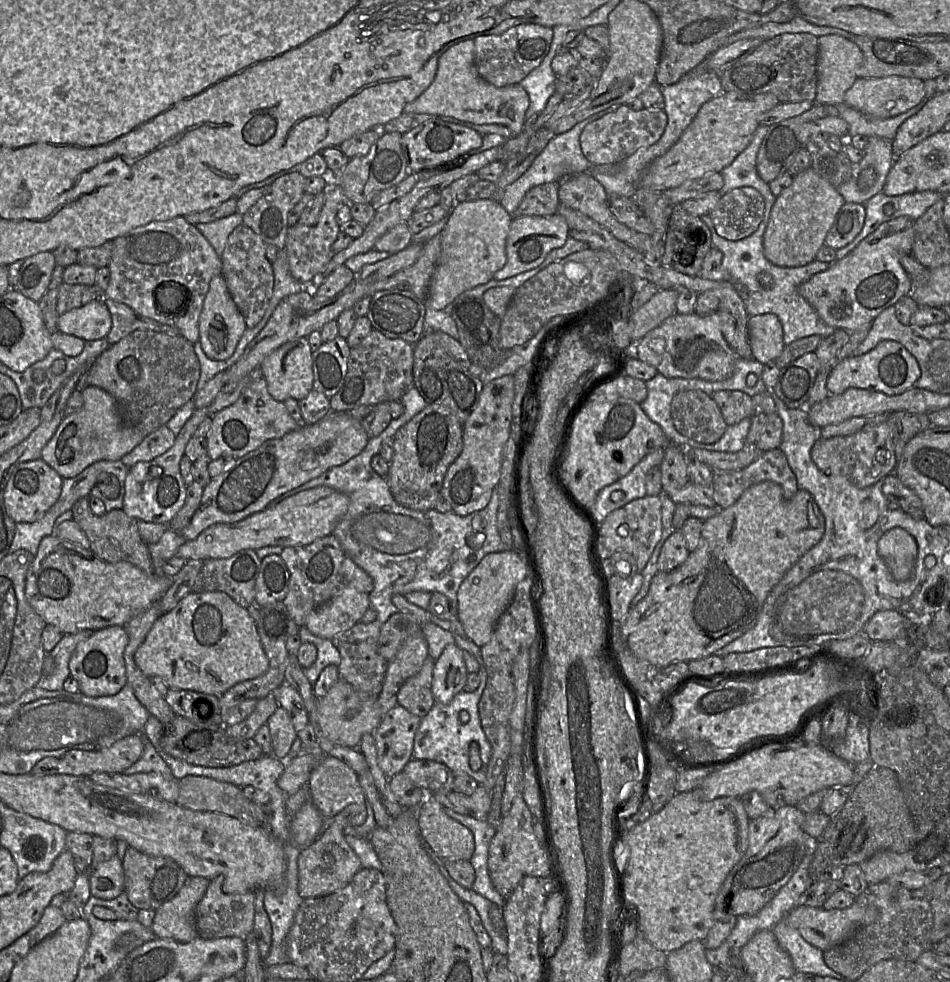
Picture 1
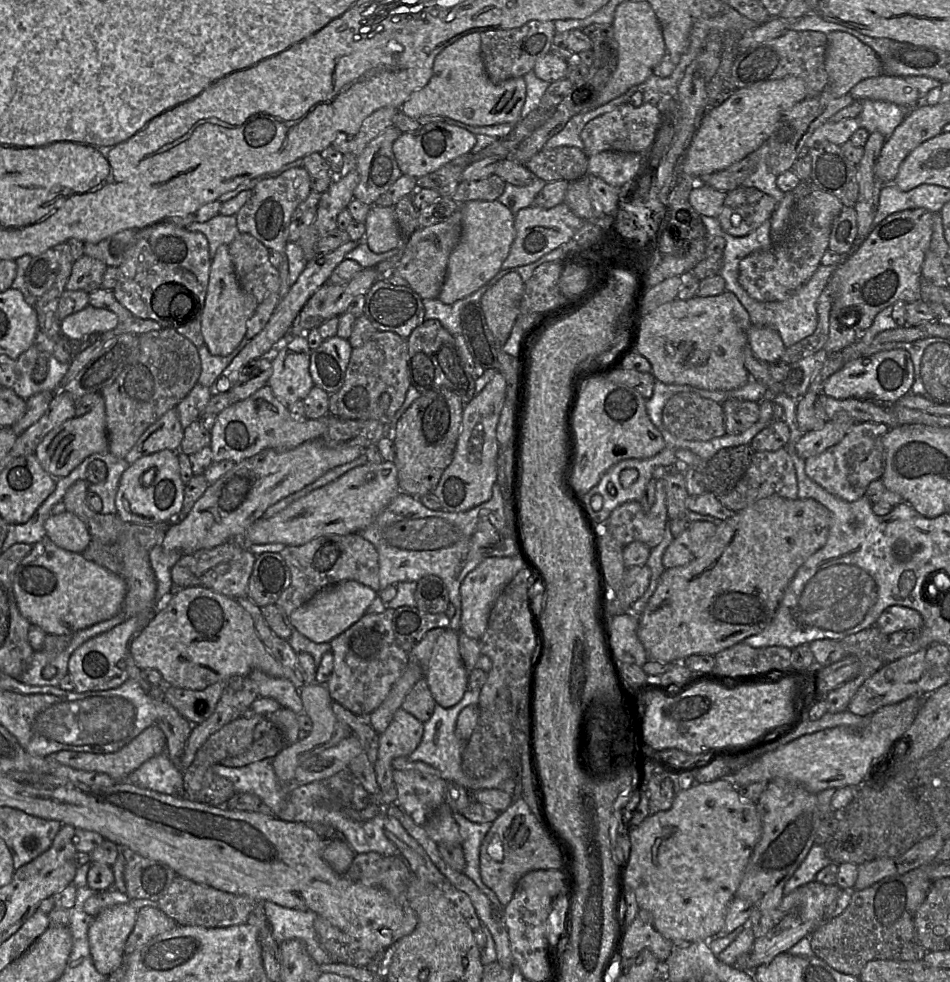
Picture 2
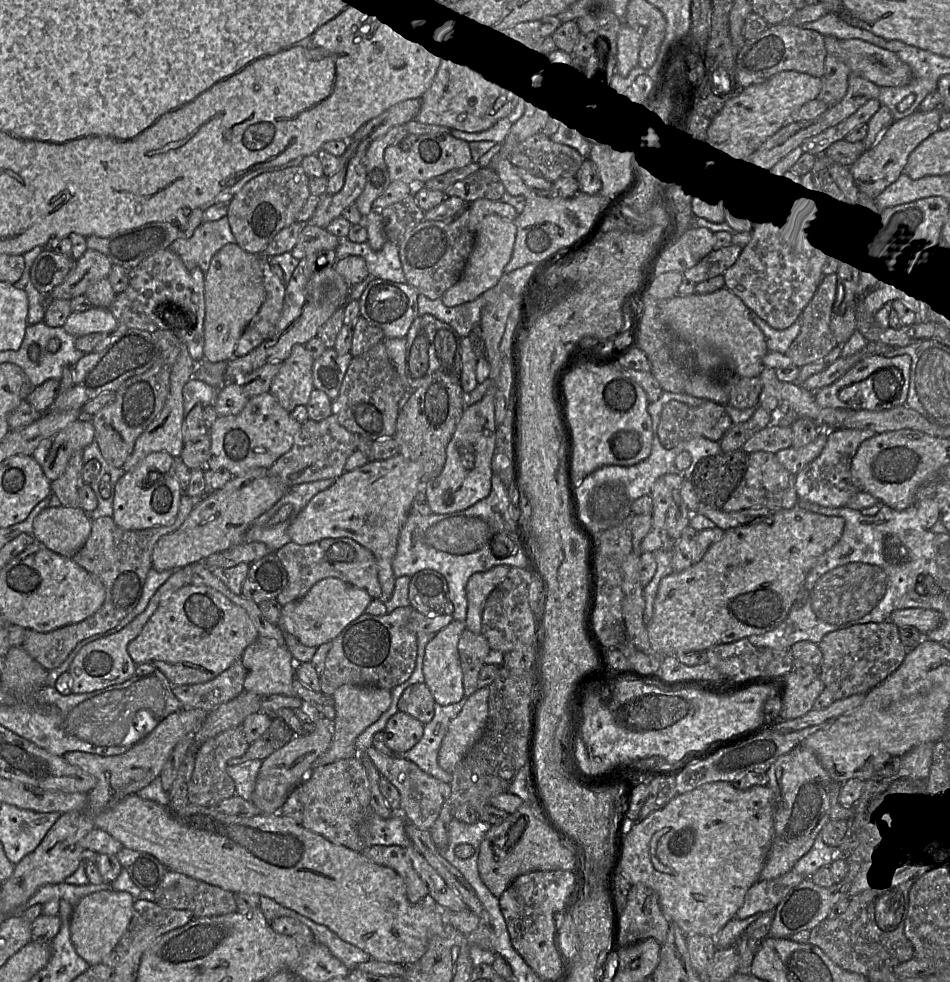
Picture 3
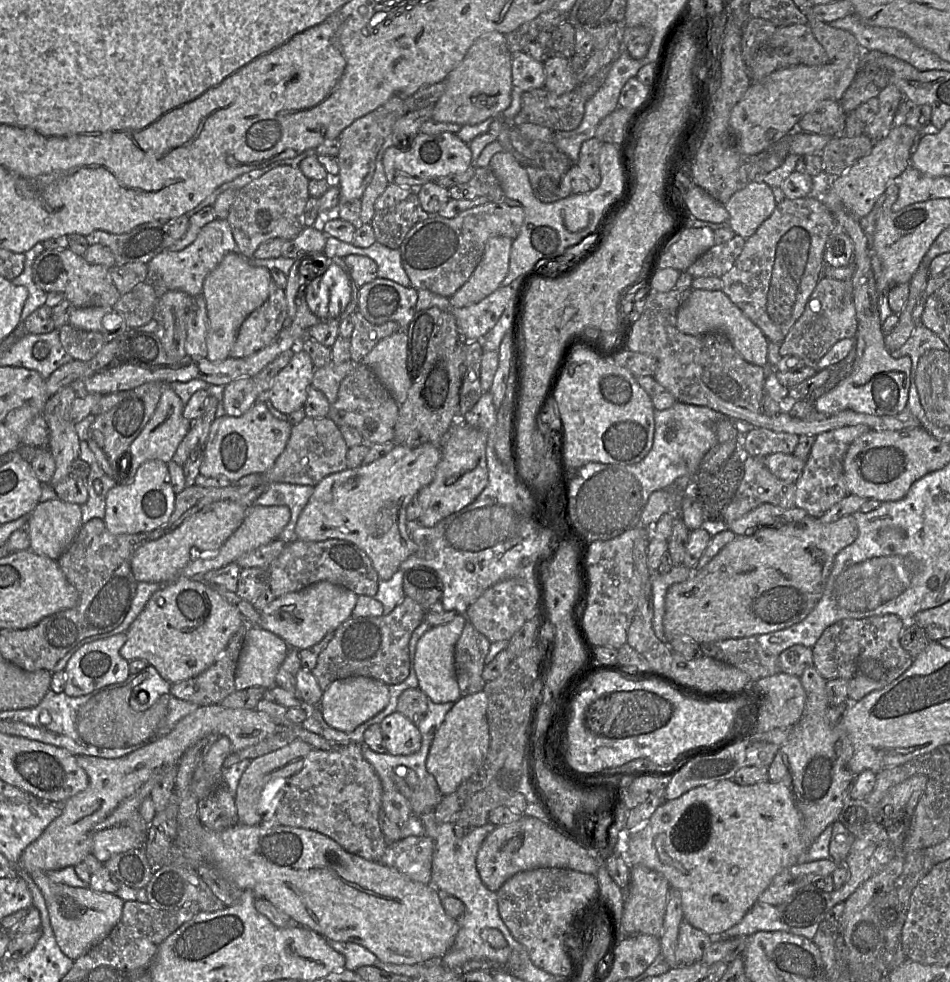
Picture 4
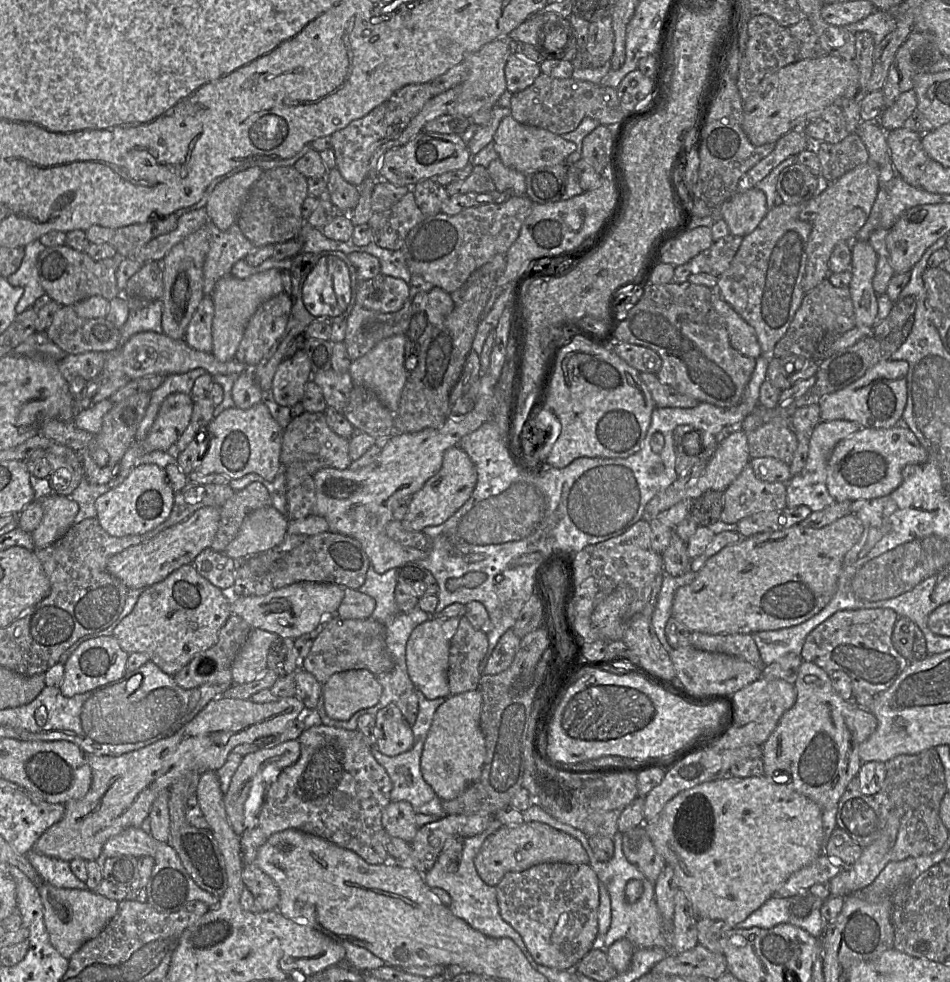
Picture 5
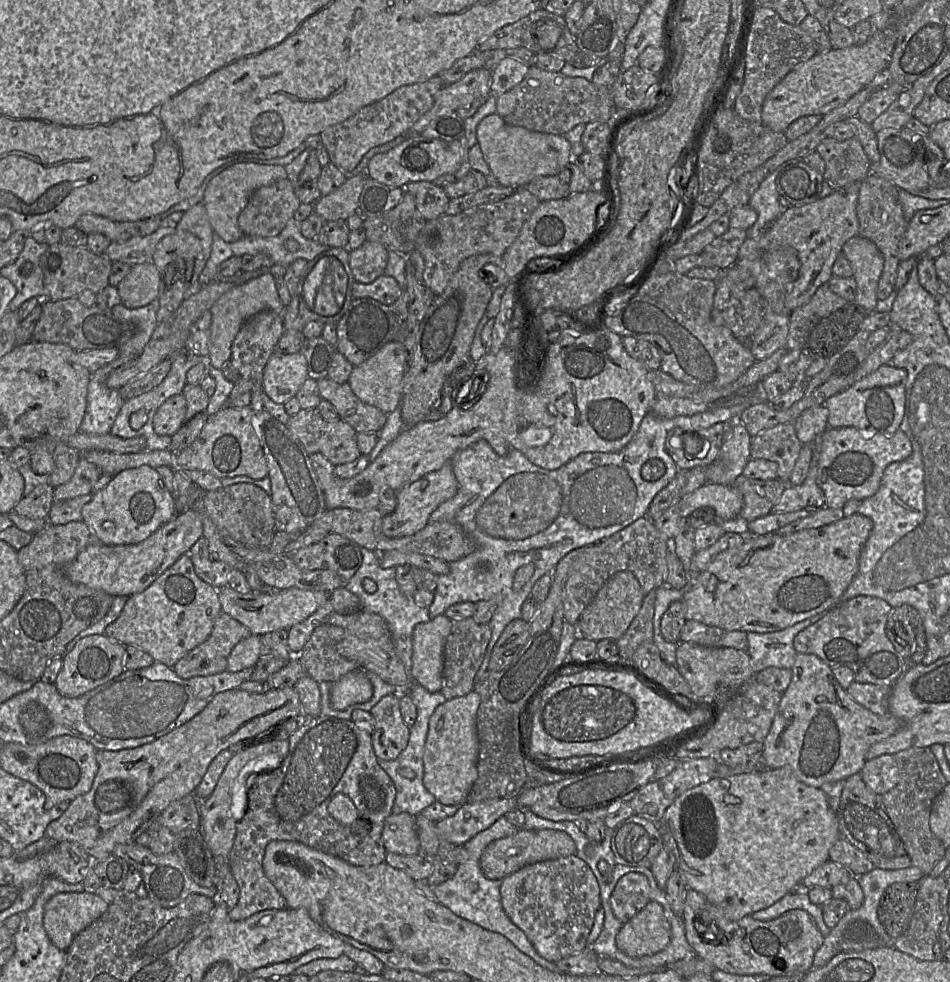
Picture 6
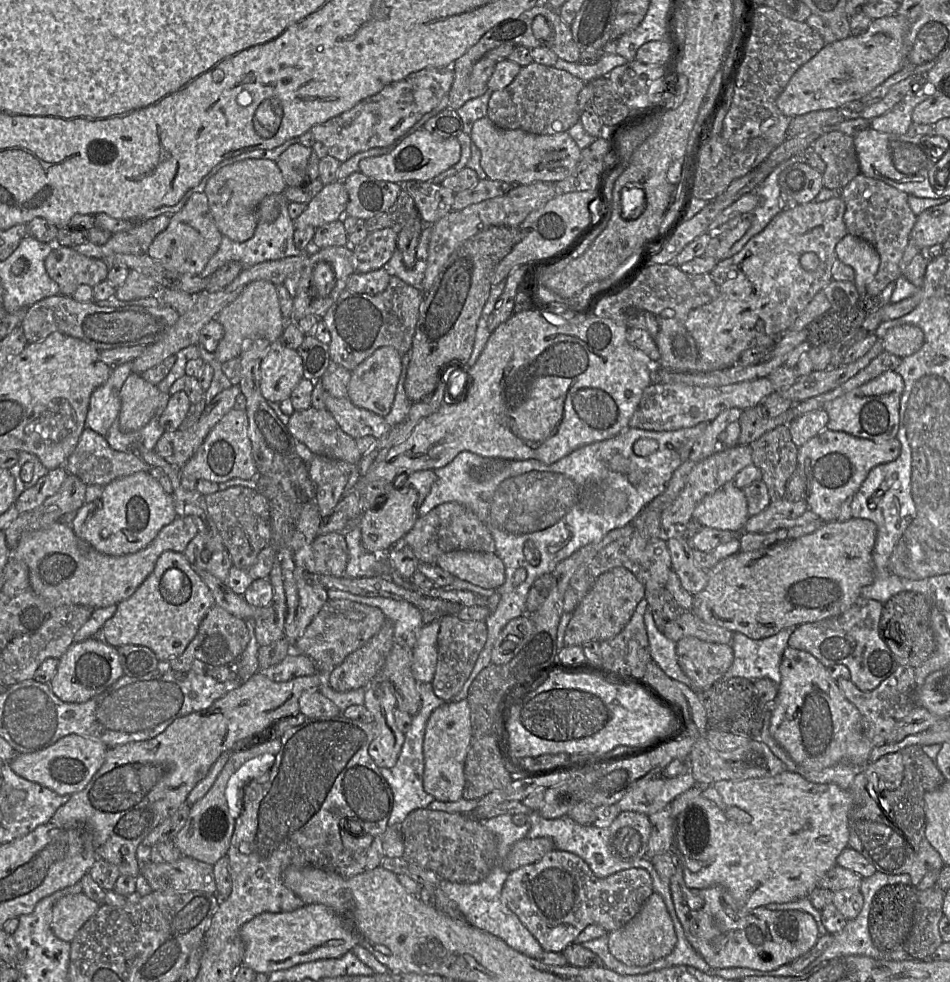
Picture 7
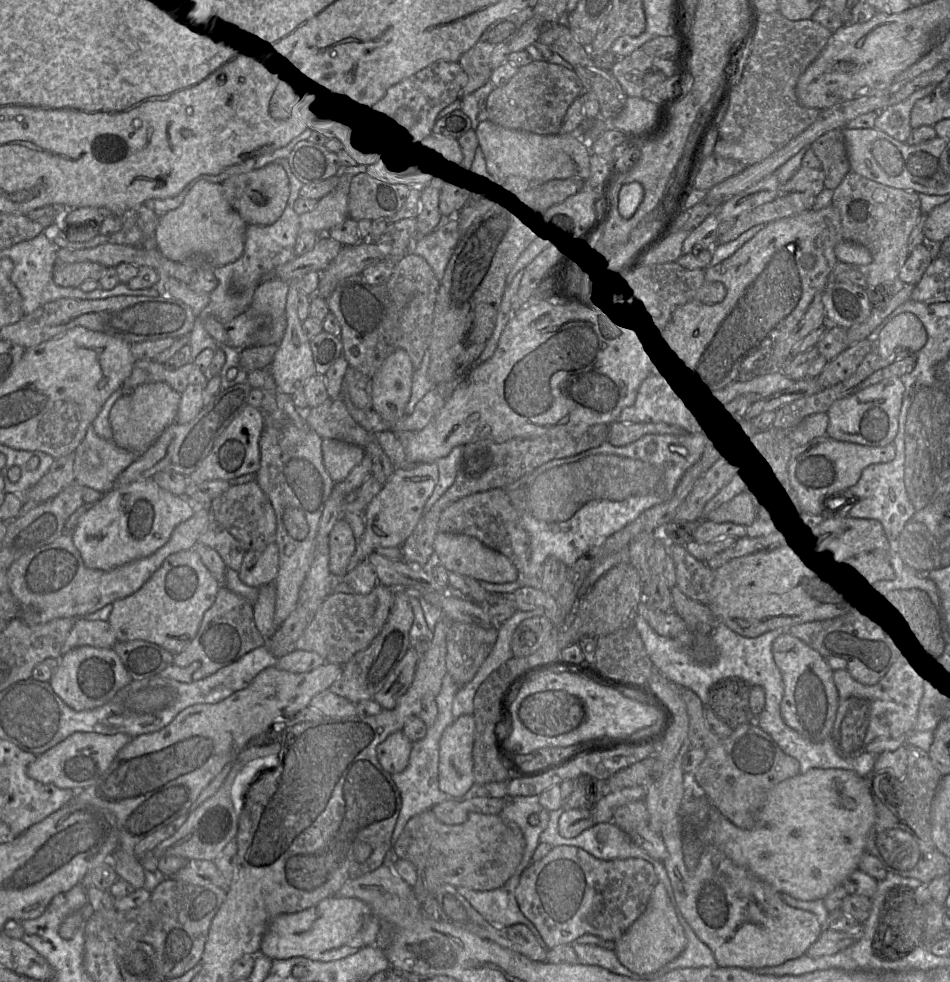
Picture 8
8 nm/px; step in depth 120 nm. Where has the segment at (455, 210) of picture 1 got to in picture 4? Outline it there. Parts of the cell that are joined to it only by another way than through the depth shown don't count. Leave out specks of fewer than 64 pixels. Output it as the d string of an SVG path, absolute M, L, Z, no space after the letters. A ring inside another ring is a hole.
M494 236L488 239L482 259L470 278L449 297L455 308L477 304L501 287L509 269L513 239Z

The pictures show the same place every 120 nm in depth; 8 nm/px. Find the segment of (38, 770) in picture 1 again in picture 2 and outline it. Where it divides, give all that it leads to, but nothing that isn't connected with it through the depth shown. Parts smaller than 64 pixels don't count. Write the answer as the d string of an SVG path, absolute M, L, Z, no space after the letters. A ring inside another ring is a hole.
M153 725L145 729L130 743L114 753L95 754L91 752L64 750L53 753L45 758L51 758L62 765L76 770L105 773L113 778L116 782L125 782L128 775L138 769L143 763L154 756L166 753L166 746L167 741L165 734L158 725Z

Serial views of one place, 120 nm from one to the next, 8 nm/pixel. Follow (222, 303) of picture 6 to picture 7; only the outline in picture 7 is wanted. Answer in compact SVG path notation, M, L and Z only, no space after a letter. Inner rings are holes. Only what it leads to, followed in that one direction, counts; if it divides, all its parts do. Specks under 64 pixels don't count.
M254 281L220 311L217 319L224 328L224 336L214 354L221 364L239 357L248 341L266 339L272 343L281 339L287 320L282 315L277 291L277 286L270 281Z

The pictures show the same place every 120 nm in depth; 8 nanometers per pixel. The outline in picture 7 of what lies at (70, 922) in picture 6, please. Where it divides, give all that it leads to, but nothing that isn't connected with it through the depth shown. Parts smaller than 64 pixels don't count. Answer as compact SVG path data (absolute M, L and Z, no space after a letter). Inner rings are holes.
M82 892L62 897L52 909L52 932L58 939L70 943L99 907L98 903Z

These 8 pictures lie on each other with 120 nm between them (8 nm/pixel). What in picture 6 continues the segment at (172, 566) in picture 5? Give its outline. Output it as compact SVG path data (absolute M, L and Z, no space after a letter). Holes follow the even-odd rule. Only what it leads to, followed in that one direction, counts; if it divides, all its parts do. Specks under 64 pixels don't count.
M187 510L176 514L145 541L134 545L107 546L96 543L86 547L70 563L63 573L74 583L102 590L113 597L130 597L148 588L163 572L203 537L203 525L199 513Z

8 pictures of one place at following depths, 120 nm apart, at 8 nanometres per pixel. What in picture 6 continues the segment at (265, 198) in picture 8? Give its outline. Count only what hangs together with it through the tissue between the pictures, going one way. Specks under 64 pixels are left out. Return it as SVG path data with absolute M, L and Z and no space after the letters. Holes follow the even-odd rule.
M238 161L209 182L204 193L203 204L213 231L225 242L235 242L244 236L238 225L238 216L246 207L252 193L277 180L287 178L287 173L282 165L263 165L248 161Z

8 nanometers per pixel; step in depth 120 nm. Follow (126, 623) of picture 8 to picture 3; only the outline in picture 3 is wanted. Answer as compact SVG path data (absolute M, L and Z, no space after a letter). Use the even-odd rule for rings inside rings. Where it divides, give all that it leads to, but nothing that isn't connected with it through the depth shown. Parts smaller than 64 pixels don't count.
M190 583L160 603L127 651L136 665L152 664L173 686L192 685L224 672L258 637L256 626L242 607L211 587Z

